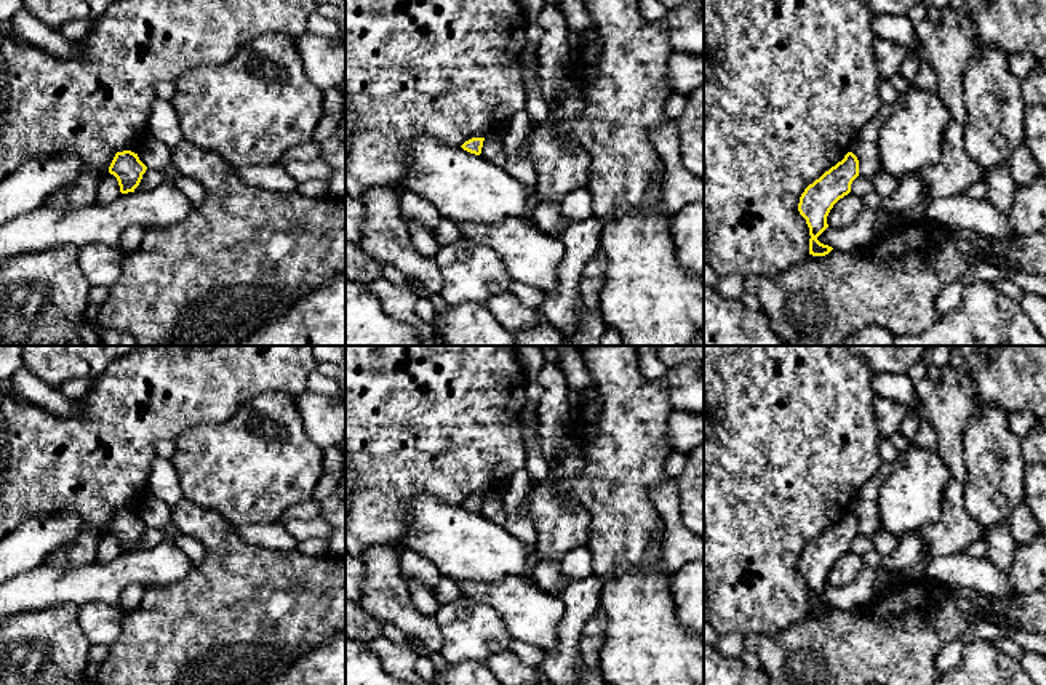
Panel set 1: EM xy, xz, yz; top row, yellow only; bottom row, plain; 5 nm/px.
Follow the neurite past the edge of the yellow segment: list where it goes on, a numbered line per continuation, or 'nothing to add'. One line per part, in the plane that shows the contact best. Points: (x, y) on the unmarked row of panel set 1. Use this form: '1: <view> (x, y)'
nothing to add

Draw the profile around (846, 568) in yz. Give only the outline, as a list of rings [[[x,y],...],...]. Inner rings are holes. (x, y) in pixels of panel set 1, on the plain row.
[[[849,551],[833,563],[827,575],[827,583],[828,586],[833,587],[844,587],[856,581],[862,568],[864,568],[862,557]]]

